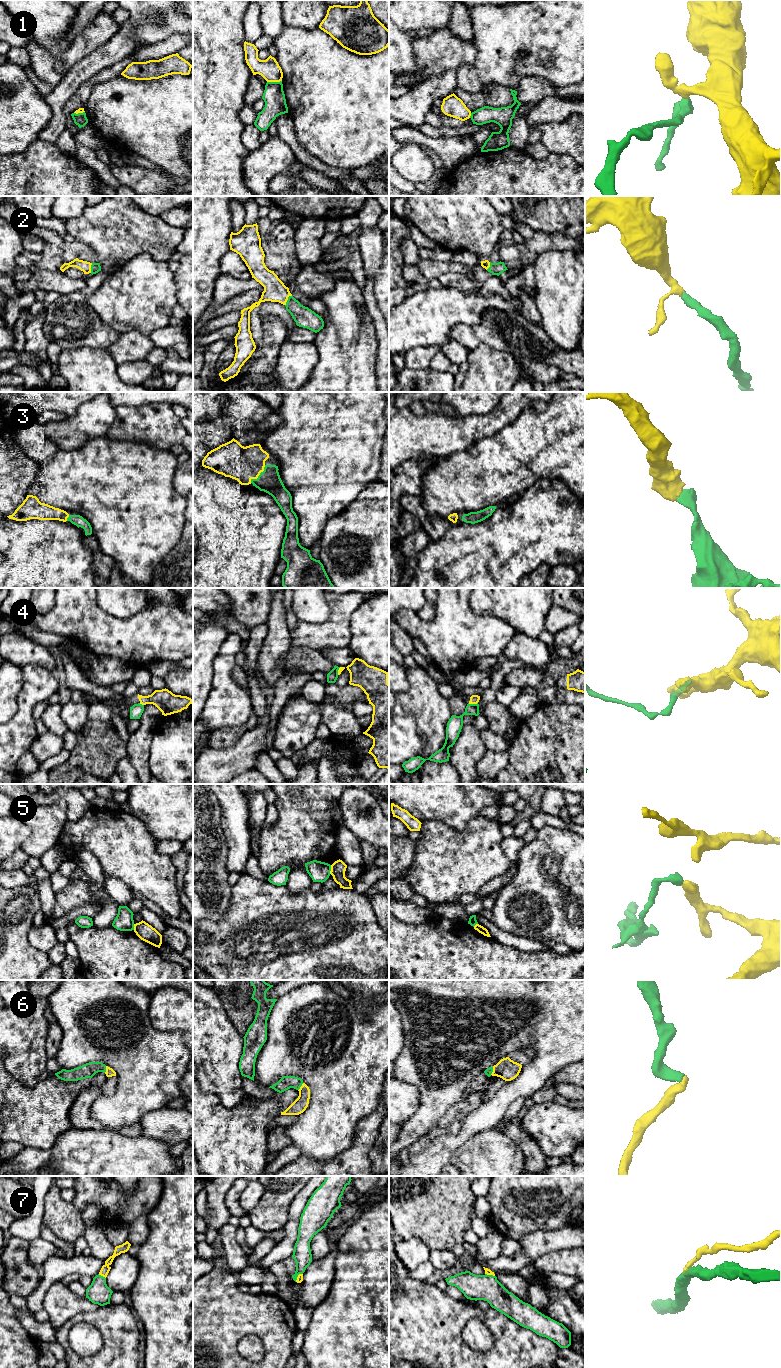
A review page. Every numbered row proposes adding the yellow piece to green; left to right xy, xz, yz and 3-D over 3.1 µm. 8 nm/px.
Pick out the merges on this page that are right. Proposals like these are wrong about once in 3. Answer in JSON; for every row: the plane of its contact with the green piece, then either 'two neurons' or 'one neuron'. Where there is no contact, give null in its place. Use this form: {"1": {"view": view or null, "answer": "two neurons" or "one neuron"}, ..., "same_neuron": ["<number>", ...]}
{"1": {"view": "xz", "answer": "two neurons"}, "2": {"view": "xz", "answer": "one neuron"}, "3": {"view": "xz", "answer": "one neuron"}, "4": {"view": "yz", "answer": "two neurons"}, "5": {"view": "xz", "answer": "two neurons"}, "6": {"view": "yz", "answer": "one neuron"}, "7": {"view": "xy", "answer": "two neurons"}, "same_neuron": ["2", "3", "6"]}

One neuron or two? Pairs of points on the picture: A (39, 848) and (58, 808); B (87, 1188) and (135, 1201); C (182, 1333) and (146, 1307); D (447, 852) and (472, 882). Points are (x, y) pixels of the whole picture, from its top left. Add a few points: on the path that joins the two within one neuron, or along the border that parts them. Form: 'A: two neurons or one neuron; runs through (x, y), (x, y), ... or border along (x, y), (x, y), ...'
A: one neuron; runs through (41, 838), (44, 834), (45, 825), (52, 818)
B: one neuron; runs through (99, 1194), (111, 1198), (123, 1198)
C: one neuron; runs through (173, 1324), (155, 1307)
D: one neuron; runs through (451, 859), (467, 875)

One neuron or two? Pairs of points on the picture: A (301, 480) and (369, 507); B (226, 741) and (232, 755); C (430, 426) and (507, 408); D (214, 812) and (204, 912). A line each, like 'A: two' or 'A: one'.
A: two
B: two
C: one
D: one

